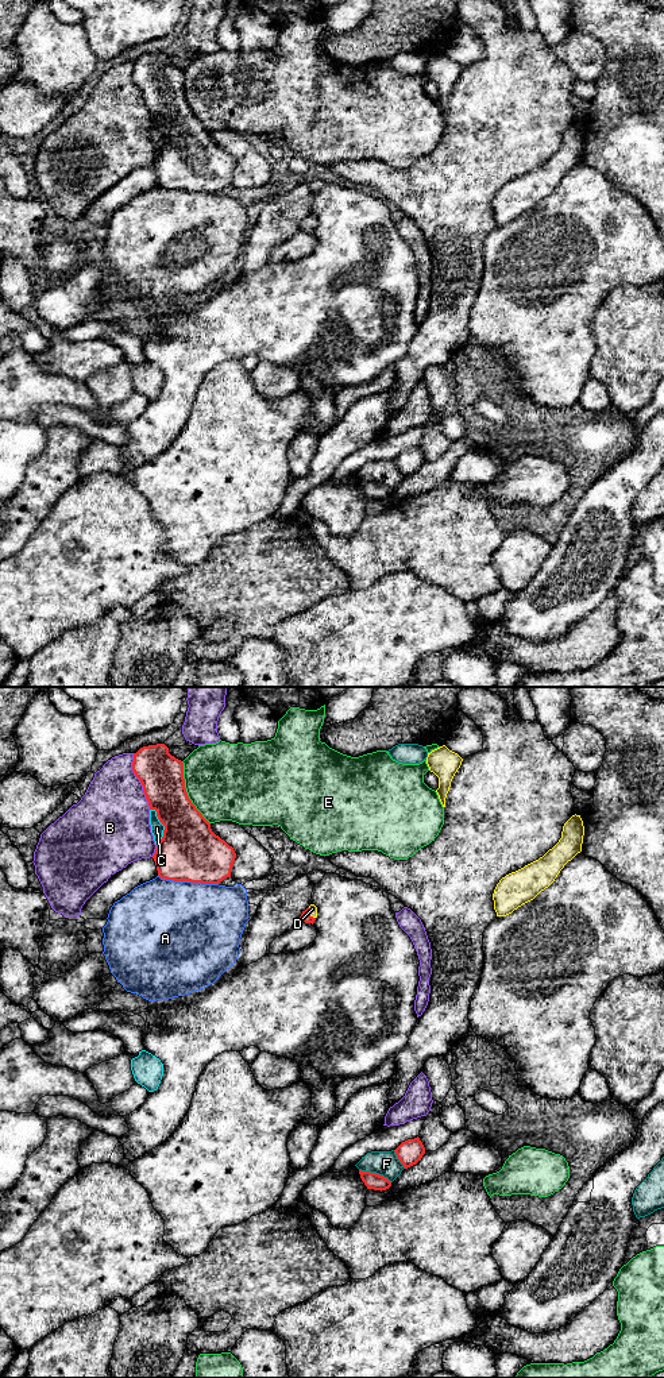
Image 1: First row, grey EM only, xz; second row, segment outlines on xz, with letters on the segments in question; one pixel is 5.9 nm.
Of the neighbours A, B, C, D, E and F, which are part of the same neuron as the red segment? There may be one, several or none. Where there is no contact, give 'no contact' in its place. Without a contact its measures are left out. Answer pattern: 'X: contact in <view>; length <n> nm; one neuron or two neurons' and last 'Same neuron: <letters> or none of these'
A: contact in xz; length 360 nm; two neurons
B: contact in xz; length 360 nm; two neurons
C: contact in xz; length 220 nm; two neurons
D: contact in xz; length 80 nm; one neuron
E: contact in xz; length 420 nm; two neurons
F: contact in xz; length 200 nm; two neurons
Same neuron: D

